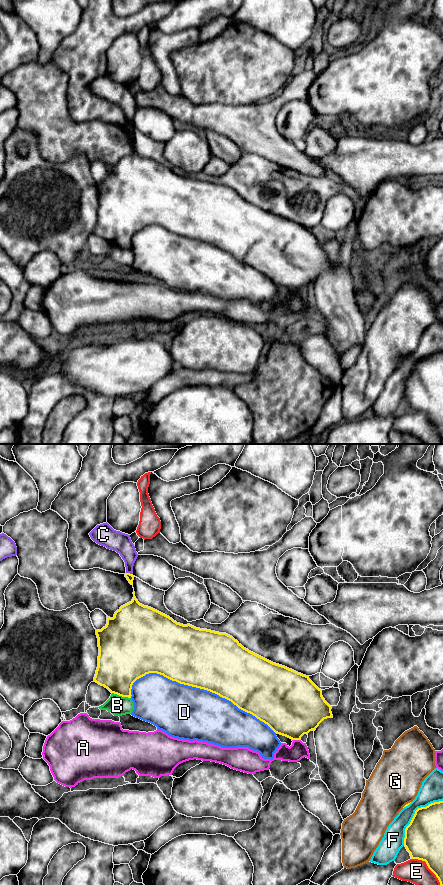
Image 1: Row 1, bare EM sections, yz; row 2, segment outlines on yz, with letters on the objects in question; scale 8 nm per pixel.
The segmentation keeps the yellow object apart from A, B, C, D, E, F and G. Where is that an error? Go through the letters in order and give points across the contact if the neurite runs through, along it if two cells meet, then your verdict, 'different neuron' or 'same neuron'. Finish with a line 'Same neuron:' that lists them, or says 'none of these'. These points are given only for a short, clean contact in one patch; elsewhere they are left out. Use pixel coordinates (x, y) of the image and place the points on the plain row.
A: different neuron
B: different neuron
C: border along yz (126, 124), (132, 126); different neuron
D: different neuron
E: different neuron
F: different neuron
G: different neuron
Same neuron: none of these

